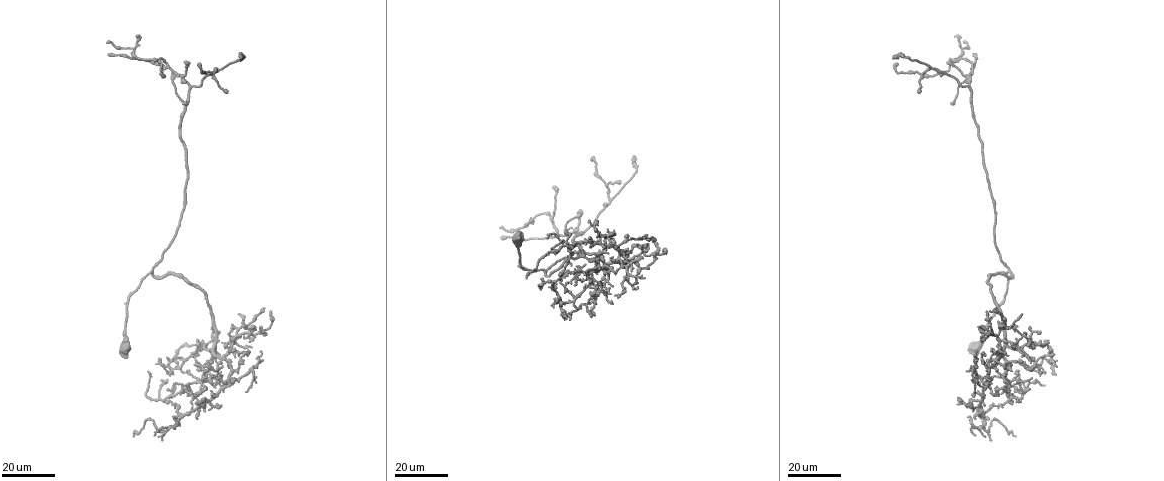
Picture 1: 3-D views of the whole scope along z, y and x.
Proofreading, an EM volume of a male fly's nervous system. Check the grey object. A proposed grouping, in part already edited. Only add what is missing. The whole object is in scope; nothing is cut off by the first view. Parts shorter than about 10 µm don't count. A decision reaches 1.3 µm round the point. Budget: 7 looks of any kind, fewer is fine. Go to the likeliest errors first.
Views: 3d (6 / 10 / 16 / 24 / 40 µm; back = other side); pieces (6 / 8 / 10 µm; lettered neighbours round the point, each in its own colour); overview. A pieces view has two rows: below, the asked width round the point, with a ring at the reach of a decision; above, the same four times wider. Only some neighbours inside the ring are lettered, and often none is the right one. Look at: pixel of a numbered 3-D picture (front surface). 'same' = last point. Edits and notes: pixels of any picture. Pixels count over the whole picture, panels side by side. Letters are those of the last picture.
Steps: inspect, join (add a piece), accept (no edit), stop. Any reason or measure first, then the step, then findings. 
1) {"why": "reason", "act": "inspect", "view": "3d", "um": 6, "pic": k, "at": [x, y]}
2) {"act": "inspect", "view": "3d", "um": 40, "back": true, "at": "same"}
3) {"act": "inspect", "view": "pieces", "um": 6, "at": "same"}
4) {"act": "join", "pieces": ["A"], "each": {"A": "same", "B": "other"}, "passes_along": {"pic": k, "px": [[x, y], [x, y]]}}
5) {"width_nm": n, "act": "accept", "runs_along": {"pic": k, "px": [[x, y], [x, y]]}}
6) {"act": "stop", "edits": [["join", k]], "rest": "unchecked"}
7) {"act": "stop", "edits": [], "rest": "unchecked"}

{"why": "long arm stops here", "act": "inspect", "view": "3d", "um": 24, "pic": 1, "at": [107, 42]}

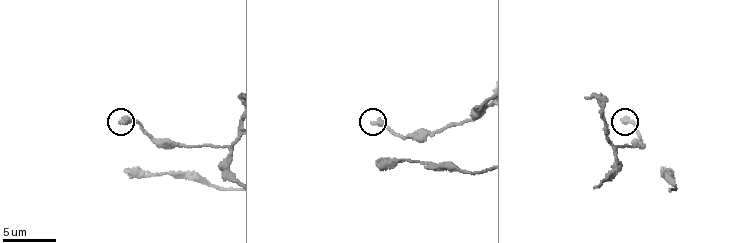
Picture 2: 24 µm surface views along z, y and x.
{"why": "what lies round it", "act": "inspect", "view": "pieces", "um": 6, "pic": 2, "at": [372, 125]}

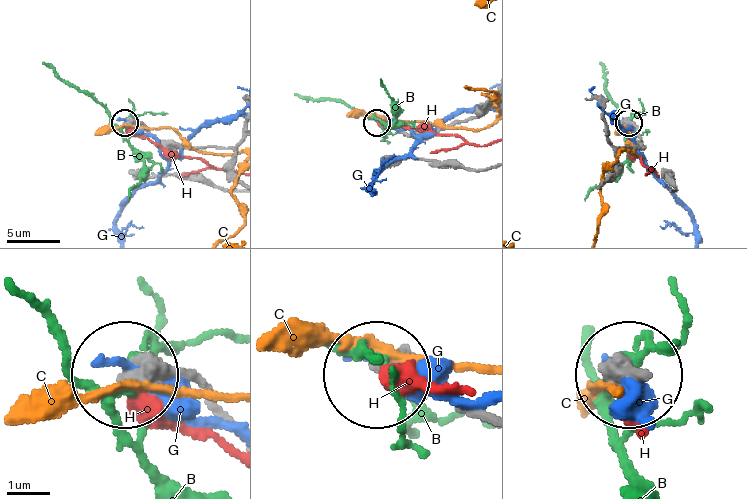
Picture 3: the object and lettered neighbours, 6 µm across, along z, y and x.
{"act": "accept", "each": {"B": "other", "C": "other", "G": "other", "H": "other"}, "runs_along": {"pic": 3, "px": [[229, 415], [186, 379], [125, 372]]}, "found": "no lettered piece goes on from it"}

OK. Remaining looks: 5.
{"why": "branch stops here", "act": "inspect", "view": "3d", "um": 24, "pic": 1, "at": [222, 365]}

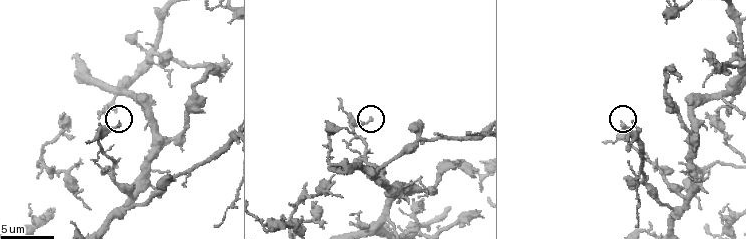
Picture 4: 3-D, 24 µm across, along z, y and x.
{"why": "see the neighbours", "act": "inspect", "view": "pieces", "um": 6, "pic": 4, "at": [117, 123]}

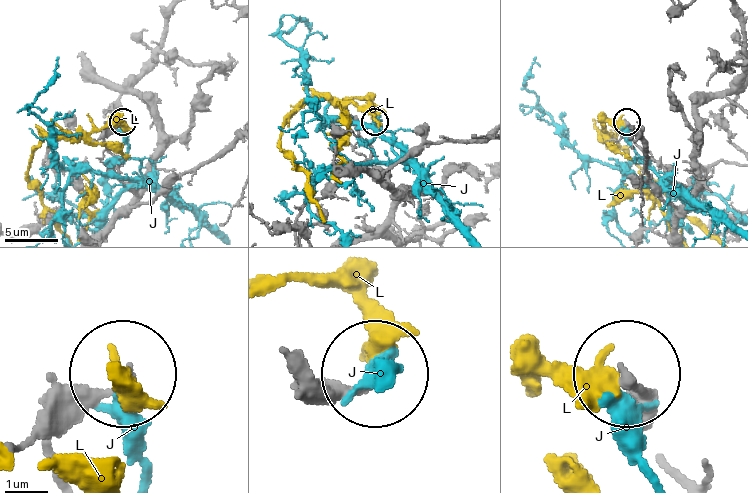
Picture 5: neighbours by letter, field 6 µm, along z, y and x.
{"act": "accept", "each": {"J": "other", "L": "other"}, "found": "no lettered piece goes on from it"}

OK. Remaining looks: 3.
{"why": "free end", "act": "inspect", "view": "3d", "um": 16, "pic": 1, "at": [571, 251]}

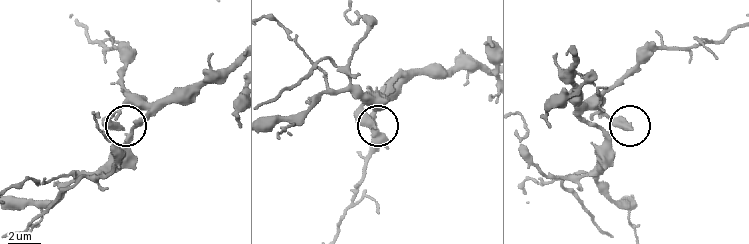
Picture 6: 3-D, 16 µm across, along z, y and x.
{"act": "inspect", "view": "pieces", "um": 10, "pic": 6, "at": [120, 128]}

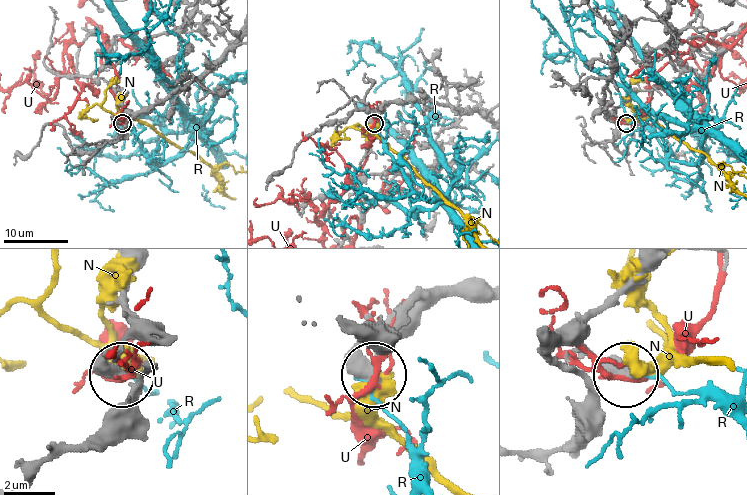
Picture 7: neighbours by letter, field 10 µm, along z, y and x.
{"act": "accept", "each": {"N": "other", "R": "other", "U": "other"}, "found": "none of them fits"}

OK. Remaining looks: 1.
{"act": "stop", "edits": [], "rest": "unchecked"}

